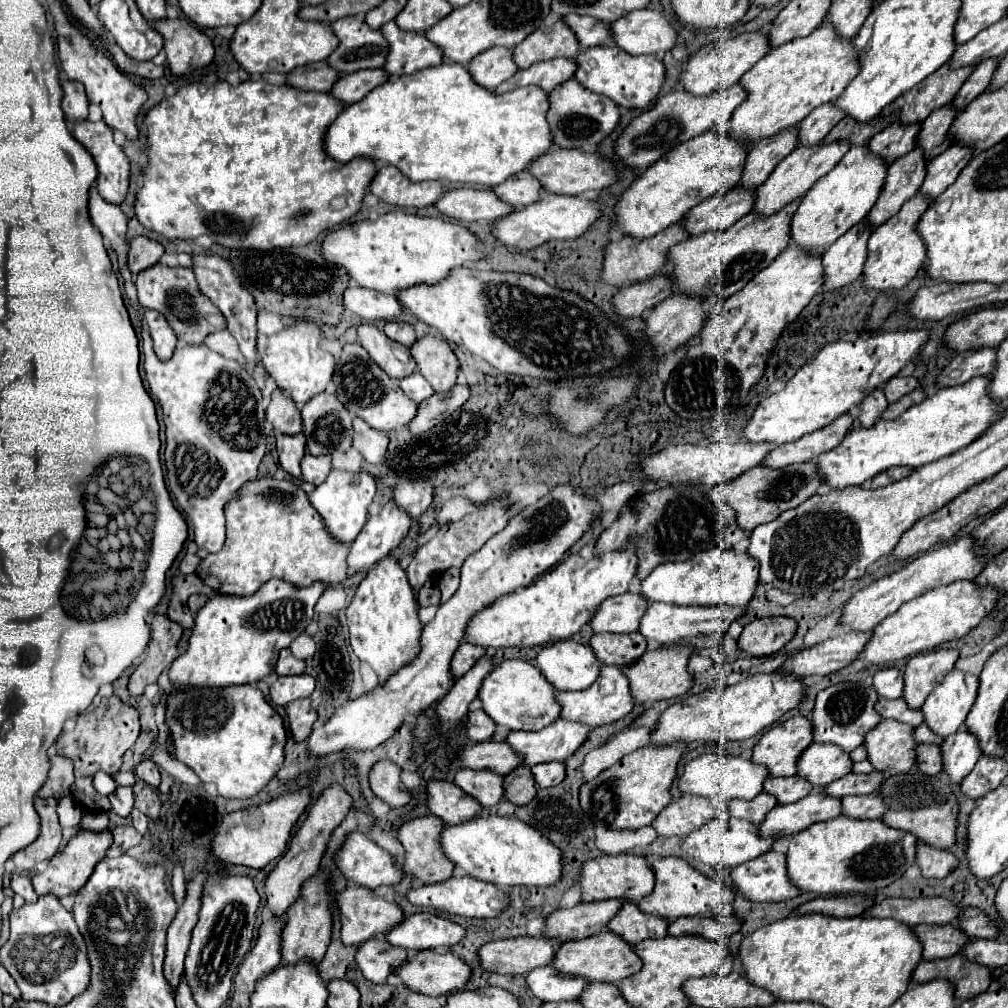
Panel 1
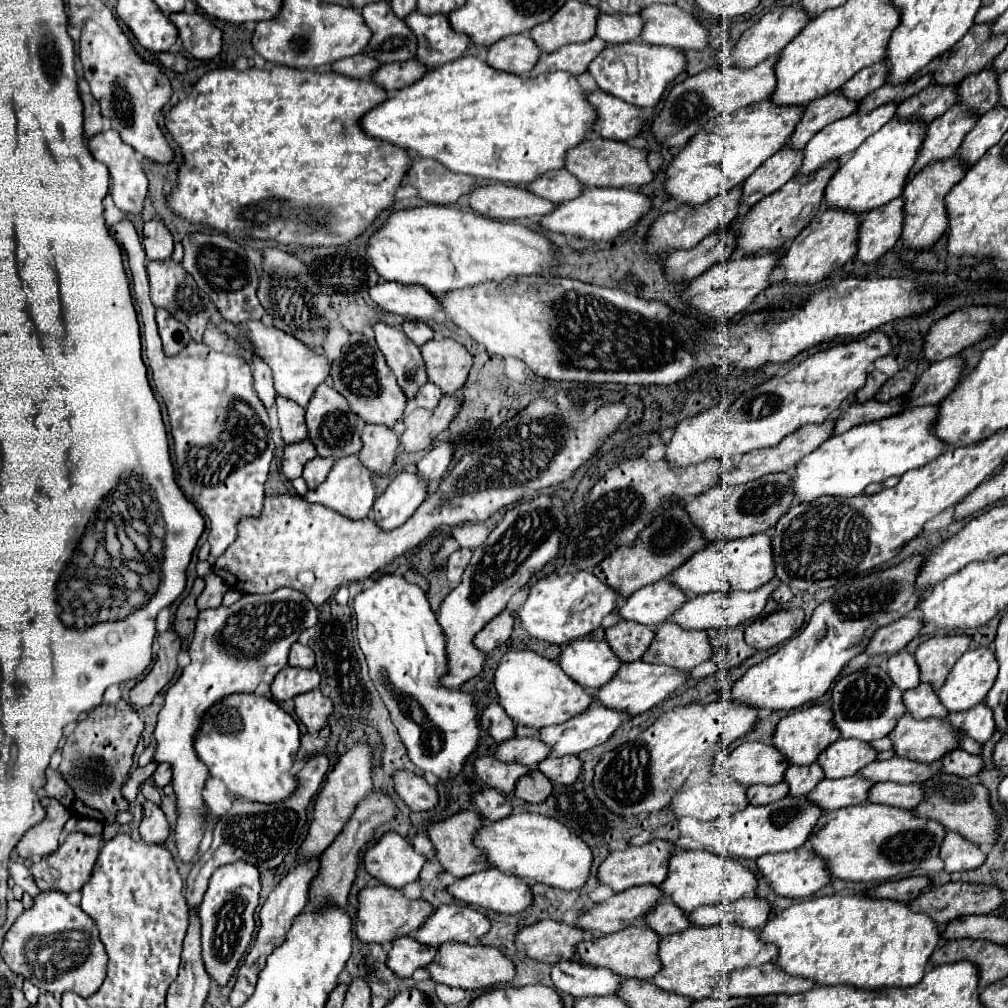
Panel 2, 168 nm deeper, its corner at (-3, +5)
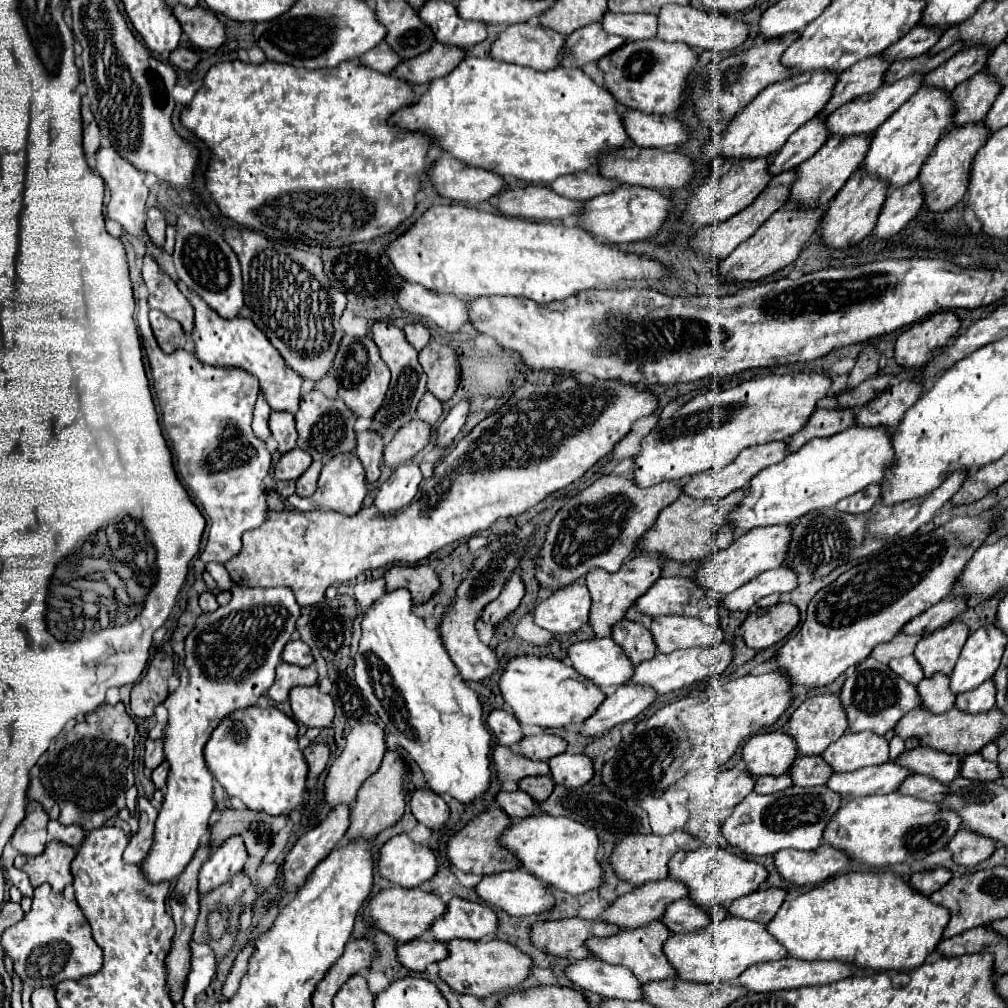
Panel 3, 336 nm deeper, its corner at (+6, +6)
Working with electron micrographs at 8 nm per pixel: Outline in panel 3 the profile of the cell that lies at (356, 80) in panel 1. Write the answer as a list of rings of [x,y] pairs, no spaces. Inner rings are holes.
[[[434,44],[428,52],[416,56],[416,58],[410,58],[410,60],[402,60],[392,70],[392,74],[412,86],[428,84],[434,78],[440,78],[440,76],[448,74],[450,70],[454,70],[462,58],[464,58],[464,50],[454,48],[454,46]]]

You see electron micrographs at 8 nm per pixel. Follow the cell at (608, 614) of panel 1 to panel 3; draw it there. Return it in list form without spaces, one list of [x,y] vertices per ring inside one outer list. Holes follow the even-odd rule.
[[[660,578],[634,606],[648,616],[698,616],[704,608],[716,606],[718,598],[692,582],[692,578]]]

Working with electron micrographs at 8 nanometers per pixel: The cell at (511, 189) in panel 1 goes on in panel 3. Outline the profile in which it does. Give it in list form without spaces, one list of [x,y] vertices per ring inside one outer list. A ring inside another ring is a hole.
[[[574,172],[574,174],[564,174],[560,178],[556,178],[554,182],[548,184],[552,190],[556,190],[556,194],[566,196],[566,198],[576,198],[578,202],[590,200],[598,194],[610,192],[618,186],[618,182],[614,180],[606,180],[596,172]]]

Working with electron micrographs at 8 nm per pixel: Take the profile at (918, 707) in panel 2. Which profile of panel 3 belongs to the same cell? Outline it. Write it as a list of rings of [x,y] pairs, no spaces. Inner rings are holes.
[[[934,674],[930,678],[924,678],[918,686],[916,686],[920,700],[922,700],[922,708],[932,710],[934,714],[944,714],[954,706],[956,696],[950,692],[948,688],[948,676],[946,674]]]

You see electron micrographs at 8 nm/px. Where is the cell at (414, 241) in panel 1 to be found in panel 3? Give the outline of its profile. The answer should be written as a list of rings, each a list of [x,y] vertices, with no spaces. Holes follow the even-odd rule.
[[[460,204],[450,206],[430,206],[402,236],[390,242],[388,260],[394,264],[394,270],[406,282],[422,284],[428,290],[440,294],[456,294],[460,298],[478,298],[478,296],[524,296],[536,302],[564,300],[570,294],[576,294],[586,288],[610,288],[620,280],[644,280],[644,278],[662,278],[668,270],[648,258],[638,258],[634,254],[624,254],[608,244],[596,242],[588,232],[576,226],[554,226],[522,218],[508,218],[492,212],[482,212],[476,208],[466,208]]]

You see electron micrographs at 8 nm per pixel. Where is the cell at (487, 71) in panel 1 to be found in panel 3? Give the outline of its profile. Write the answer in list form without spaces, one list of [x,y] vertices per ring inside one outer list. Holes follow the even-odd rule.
[[[512,24],[492,44],[490,56],[500,62],[528,66],[534,70],[550,70],[560,64],[564,36],[538,24]]]

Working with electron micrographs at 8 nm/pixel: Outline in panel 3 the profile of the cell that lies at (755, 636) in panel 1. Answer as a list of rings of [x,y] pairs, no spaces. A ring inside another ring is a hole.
[[[780,602],[764,614],[748,614],[742,624],[742,638],[754,650],[768,648],[786,638],[798,626],[800,614],[794,604]]]

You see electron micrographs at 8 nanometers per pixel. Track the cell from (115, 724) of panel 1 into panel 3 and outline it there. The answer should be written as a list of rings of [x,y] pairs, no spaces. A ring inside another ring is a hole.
[[[122,702],[116,706],[104,704],[104,710],[96,710],[96,718],[86,716],[84,722],[78,722],[70,732],[66,732],[62,740],[62,748],[56,754],[48,754],[46,764],[40,764],[40,780],[50,792],[50,796],[60,806],[60,824],[82,824],[84,830],[96,830],[104,826],[112,816],[116,816],[124,806],[124,792],[134,784],[132,764],[134,764],[134,734],[136,722],[128,716]]]

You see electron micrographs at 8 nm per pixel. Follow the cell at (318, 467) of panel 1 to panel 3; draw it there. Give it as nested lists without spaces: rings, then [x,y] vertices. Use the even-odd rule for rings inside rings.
[[[312,462],[312,466],[296,480],[296,494],[298,496],[310,496],[316,490],[320,468],[322,468],[320,462]]]

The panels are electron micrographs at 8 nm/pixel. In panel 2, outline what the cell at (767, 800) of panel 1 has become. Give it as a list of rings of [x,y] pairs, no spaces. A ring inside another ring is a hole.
[[[785,781],[777,783],[777,785],[751,785],[747,789],[747,797],[749,803],[753,805],[765,805],[765,803],[773,803],[777,799],[783,799],[789,791],[789,785]]]

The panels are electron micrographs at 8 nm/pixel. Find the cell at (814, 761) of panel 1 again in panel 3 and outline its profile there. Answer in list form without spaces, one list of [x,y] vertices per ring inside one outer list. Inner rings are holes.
[[[868,730],[844,734],[822,752],[822,758],[834,772],[852,772],[888,762],[888,742],[884,736],[876,736]]]

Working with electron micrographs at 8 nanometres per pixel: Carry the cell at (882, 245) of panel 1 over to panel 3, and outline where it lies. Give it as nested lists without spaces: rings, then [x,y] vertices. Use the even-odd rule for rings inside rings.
[[[982,122],[952,128],[940,138],[940,142],[934,146],[930,158],[926,158],[924,168],[920,168],[920,174],[918,174],[918,182],[922,186],[922,196],[924,196],[922,208],[926,208],[928,212],[942,214],[962,200],[966,192],[966,184],[968,184],[970,164],[986,140],[988,140],[988,130],[982,126]]]

